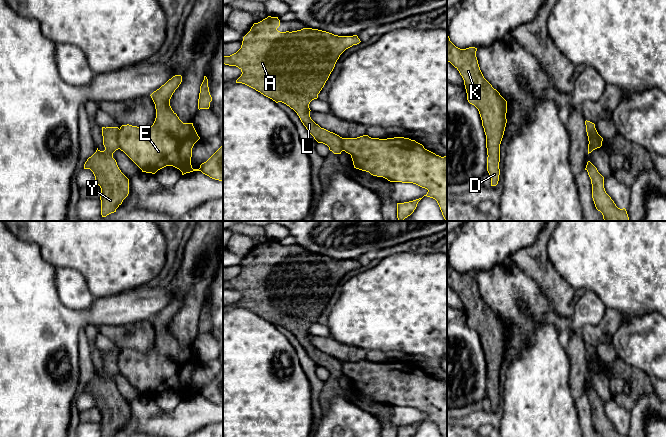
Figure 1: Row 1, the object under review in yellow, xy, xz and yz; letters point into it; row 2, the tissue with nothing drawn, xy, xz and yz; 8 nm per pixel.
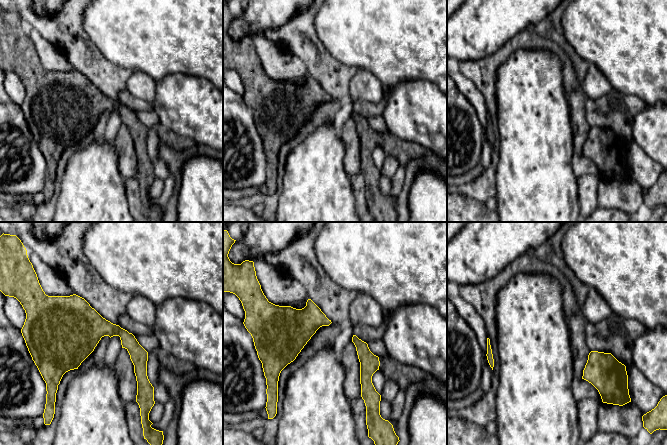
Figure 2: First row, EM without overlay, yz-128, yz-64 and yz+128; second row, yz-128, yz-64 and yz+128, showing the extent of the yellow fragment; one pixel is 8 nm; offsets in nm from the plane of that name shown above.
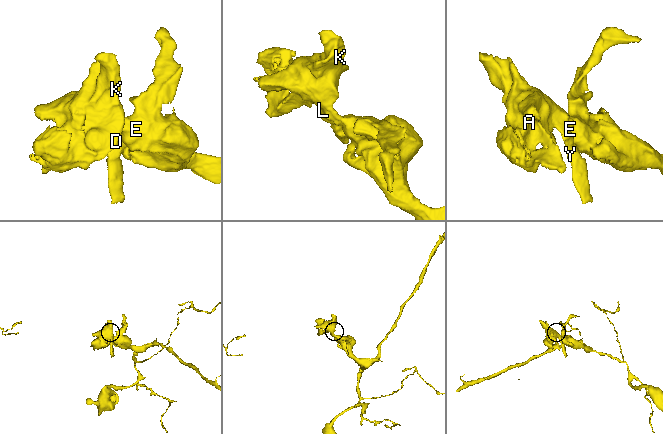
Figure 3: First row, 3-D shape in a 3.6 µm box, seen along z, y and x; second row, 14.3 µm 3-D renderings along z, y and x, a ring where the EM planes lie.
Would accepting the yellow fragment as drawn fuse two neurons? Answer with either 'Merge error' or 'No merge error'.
Merge error

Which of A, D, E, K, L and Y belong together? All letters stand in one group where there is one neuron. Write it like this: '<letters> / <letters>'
A D K L Y / E

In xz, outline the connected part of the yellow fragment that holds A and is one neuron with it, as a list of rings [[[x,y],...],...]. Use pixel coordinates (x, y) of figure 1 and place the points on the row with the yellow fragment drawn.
[[[271,16],[254,23],[243,37],[241,48],[230,56],[224,56],[223,64],[241,70],[236,83],[245,84],[276,103],[289,106],[318,143],[327,145],[334,154],[341,154],[343,138],[316,124],[310,117],[309,104],[318,98],[340,55],[361,41],[357,35],[338,36],[312,28],[280,32],[277,30],[279,26],[278,17]]]

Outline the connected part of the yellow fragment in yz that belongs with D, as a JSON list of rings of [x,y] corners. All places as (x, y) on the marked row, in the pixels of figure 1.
[[[447,23],[447,61],[450,62],[460,73],[464,80],[464,85],[467,93],[467,100],[470,104],[474,105],[480,114],[482,120],[482,126],[486,135],[486,148],[487,148],[487,171],[491,177],[491,186],[496,186],[499,181],[500,169],[500,144],[504,135],[507,119],[507,101],[500,95],[500,93],[492,87],[492,85],[484,78],[476,57],[477,48],[469,47],[466,49],[460,49],[456,47],[448,36],[448,23]]]

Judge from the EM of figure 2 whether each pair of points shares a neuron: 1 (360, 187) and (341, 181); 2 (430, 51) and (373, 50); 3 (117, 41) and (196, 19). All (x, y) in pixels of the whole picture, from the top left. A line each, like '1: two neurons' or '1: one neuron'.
1: two neurons
2: one neuron
3: one neuron

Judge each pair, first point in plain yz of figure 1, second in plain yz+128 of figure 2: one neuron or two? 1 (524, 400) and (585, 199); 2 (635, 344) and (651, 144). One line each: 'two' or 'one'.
1: two
2: one

